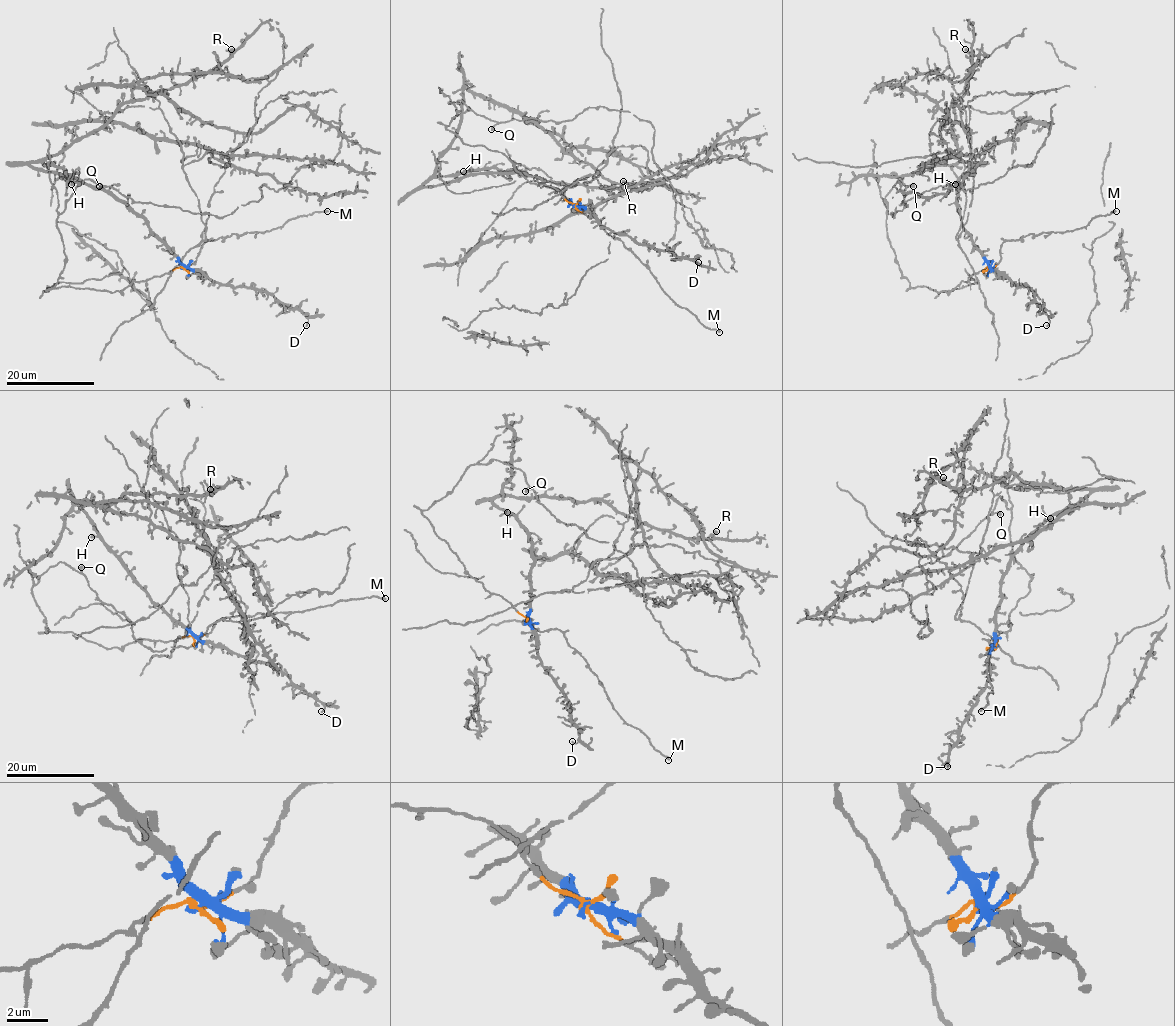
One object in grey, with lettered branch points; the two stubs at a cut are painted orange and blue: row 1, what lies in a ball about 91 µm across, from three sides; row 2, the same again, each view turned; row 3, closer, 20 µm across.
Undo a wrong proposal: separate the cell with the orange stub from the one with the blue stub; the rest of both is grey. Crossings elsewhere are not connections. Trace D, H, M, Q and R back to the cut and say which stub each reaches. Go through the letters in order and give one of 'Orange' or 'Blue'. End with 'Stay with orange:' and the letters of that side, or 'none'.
D: Blue
H: Blue
M: Orange
Q: Orange
R: Blue
Stay with orange: M, Q

